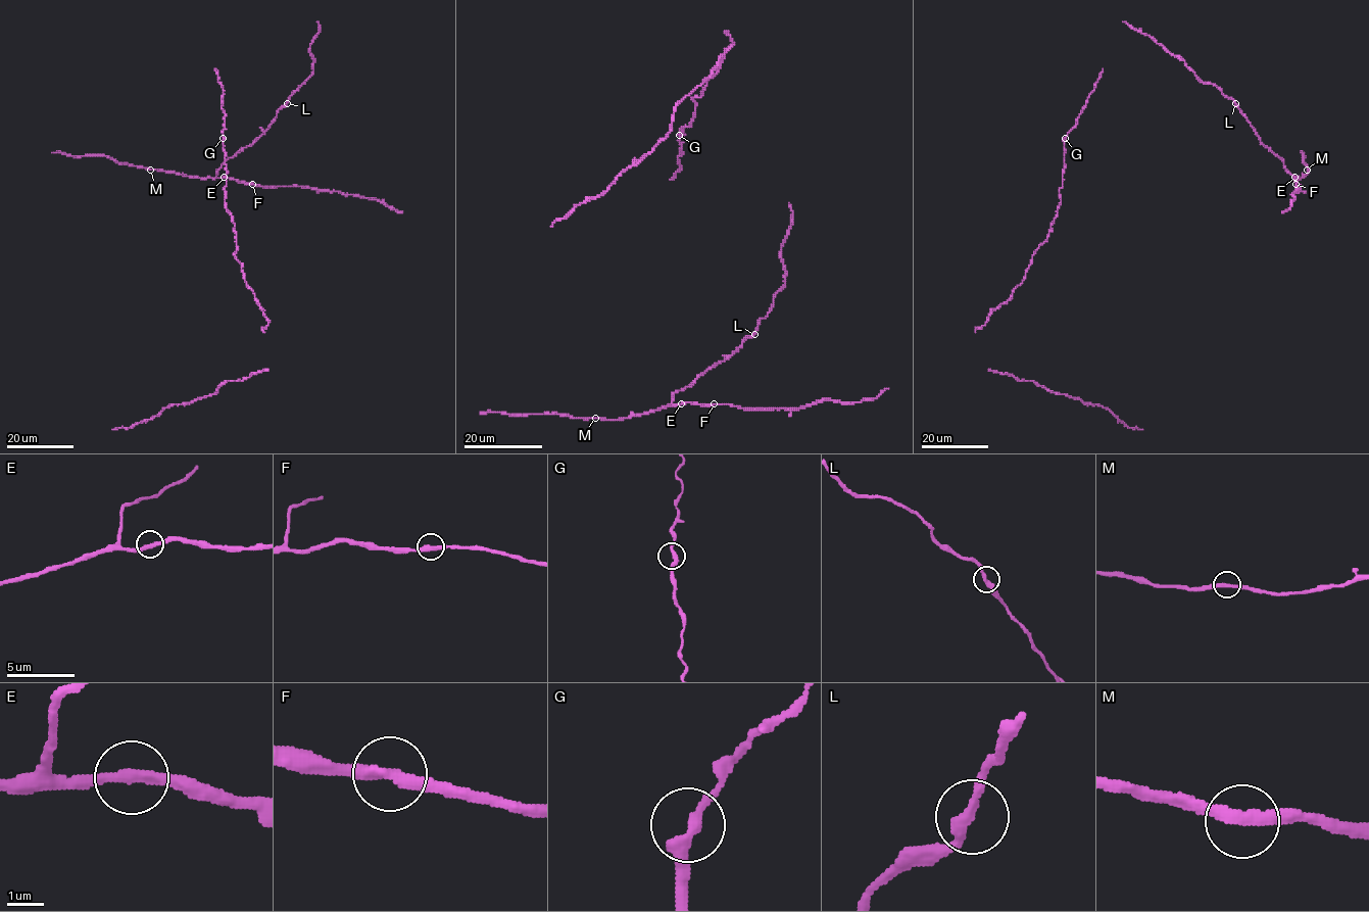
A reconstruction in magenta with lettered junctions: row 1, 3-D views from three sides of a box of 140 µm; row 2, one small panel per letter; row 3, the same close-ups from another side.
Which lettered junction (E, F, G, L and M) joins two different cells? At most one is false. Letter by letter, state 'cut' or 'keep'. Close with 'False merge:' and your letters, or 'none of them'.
E: keep
F: keep
G: keep
L: keep
M: keep
False merge: none of them

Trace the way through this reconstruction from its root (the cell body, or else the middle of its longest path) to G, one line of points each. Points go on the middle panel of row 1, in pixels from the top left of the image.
G: (679, 162), (682, 153), (679, 135)

